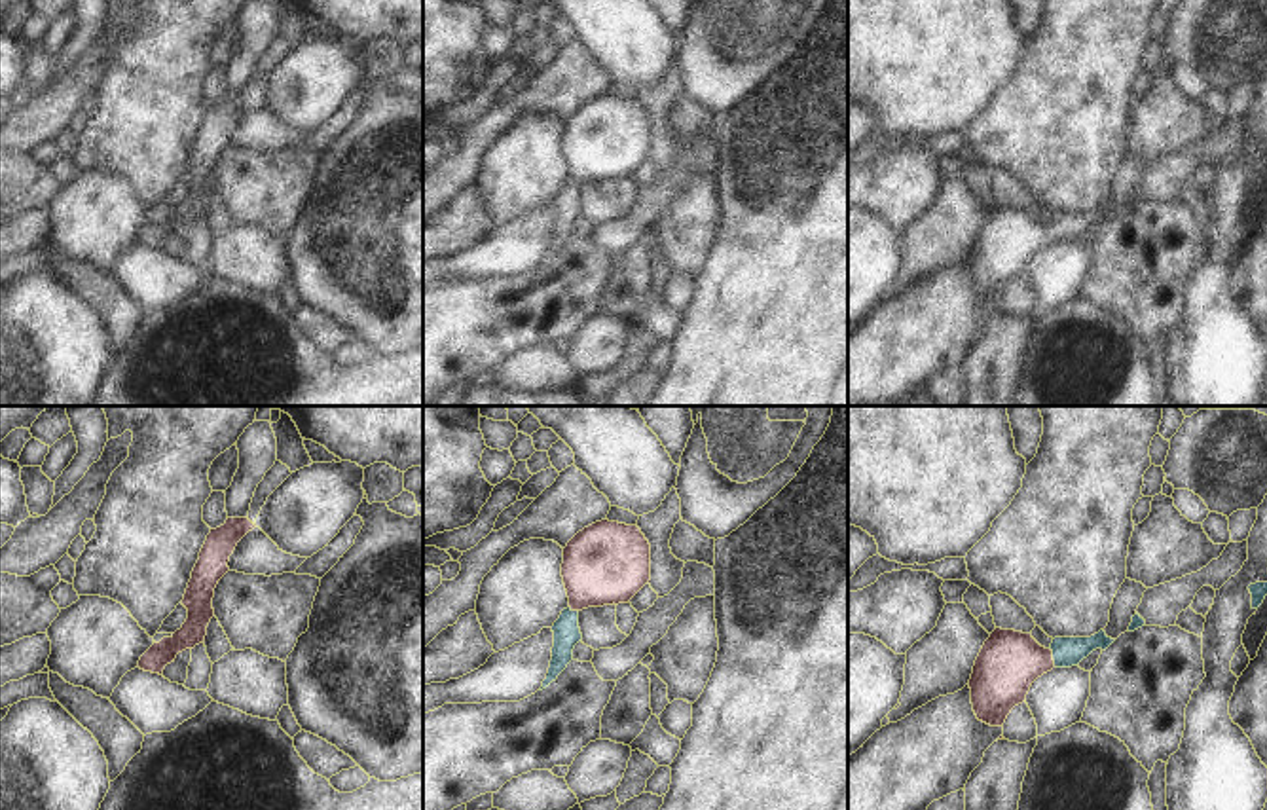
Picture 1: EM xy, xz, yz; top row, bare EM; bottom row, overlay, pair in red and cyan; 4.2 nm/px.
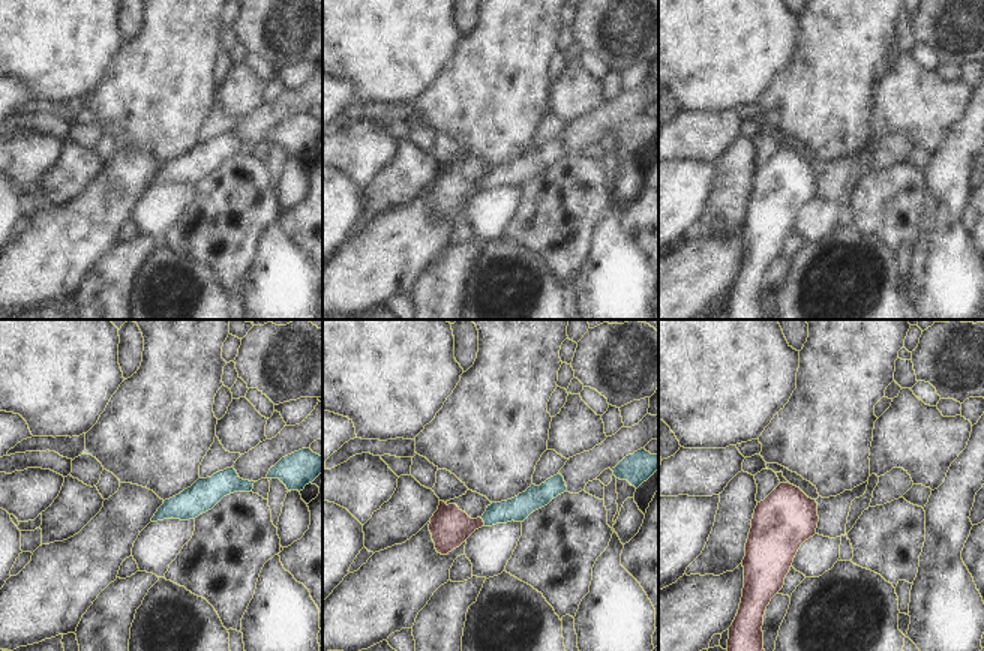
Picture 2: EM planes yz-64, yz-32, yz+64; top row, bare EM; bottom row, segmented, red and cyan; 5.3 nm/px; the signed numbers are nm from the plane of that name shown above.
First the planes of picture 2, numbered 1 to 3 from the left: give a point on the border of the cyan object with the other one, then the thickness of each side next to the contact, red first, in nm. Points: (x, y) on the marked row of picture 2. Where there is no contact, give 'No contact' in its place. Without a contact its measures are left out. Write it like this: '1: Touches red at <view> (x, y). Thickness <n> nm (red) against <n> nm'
1: No contact
2: Touches red at yz-32 (483, 522). Thickness 220 nm (red) against 140 nm
3: No contact

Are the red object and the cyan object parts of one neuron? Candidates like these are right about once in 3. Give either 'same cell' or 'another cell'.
same cell

